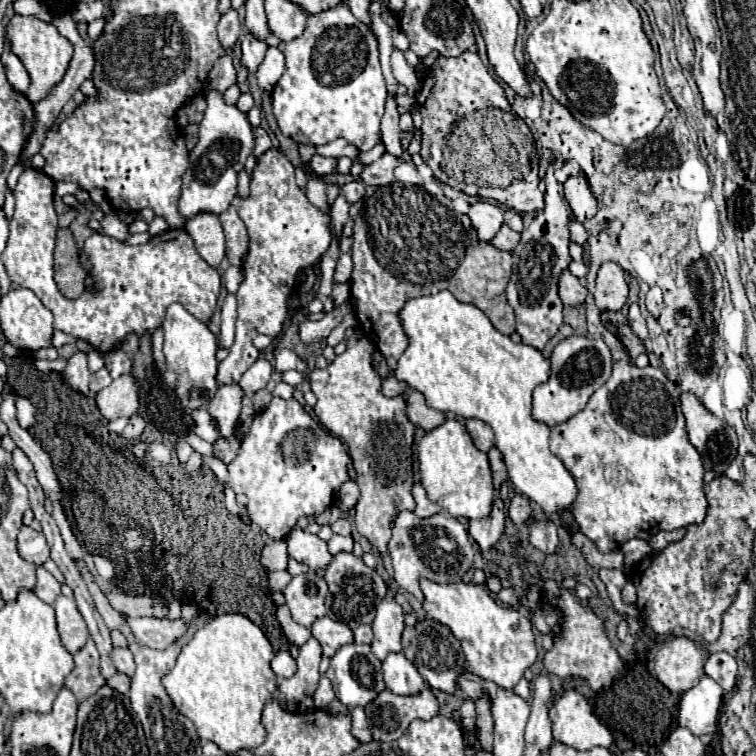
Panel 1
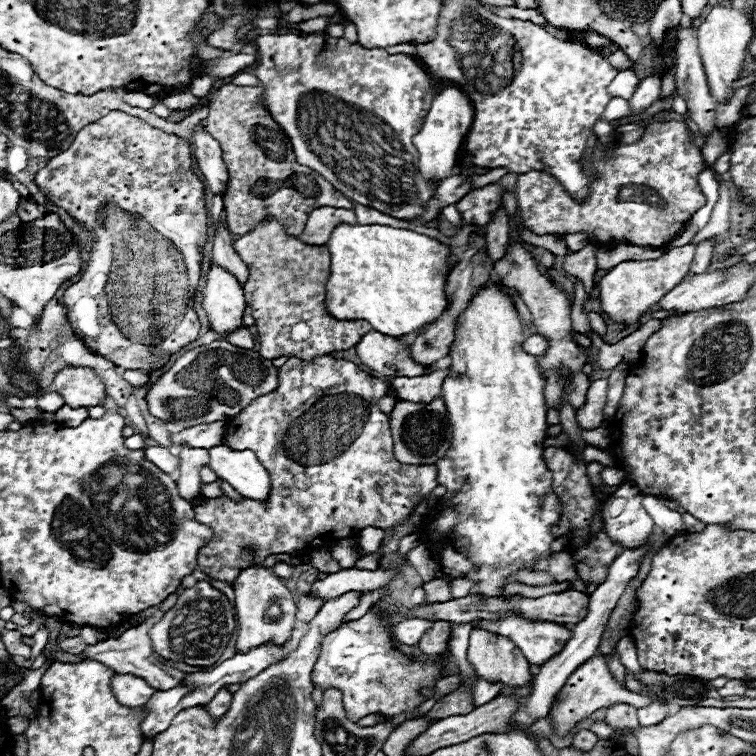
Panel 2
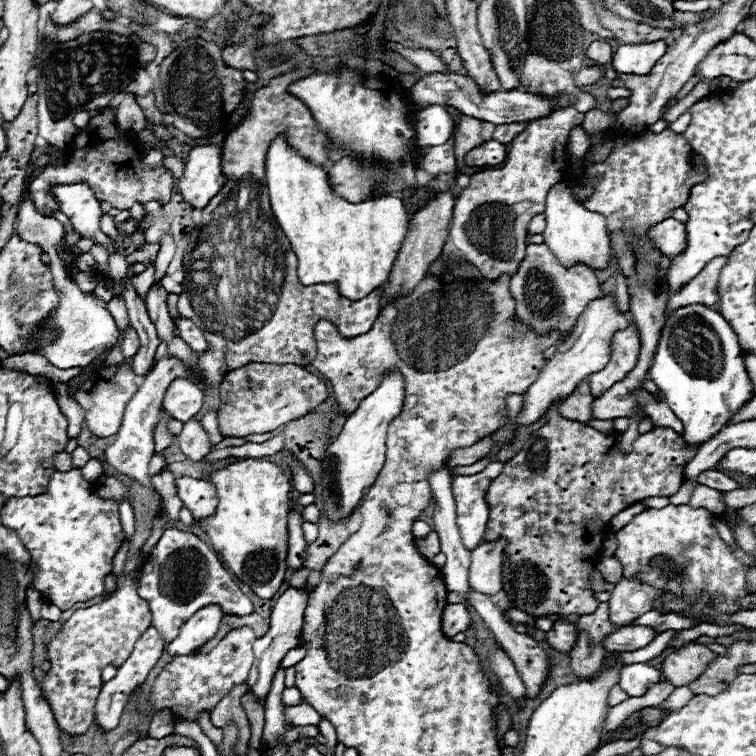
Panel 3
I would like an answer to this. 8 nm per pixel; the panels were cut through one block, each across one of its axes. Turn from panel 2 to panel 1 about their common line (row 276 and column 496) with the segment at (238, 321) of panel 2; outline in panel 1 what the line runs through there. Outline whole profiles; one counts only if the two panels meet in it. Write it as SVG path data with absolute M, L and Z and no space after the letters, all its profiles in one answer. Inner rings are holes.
M476 202L474 206L470 206L468 216L478 232L478 238L484 242L490 242L504 224L504 210L492 206L490 202Z

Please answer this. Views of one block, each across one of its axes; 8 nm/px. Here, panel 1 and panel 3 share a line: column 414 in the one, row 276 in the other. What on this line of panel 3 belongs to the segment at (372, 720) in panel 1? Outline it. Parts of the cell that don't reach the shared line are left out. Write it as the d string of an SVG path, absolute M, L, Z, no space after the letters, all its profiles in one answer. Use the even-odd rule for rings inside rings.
M718 256L710 260L698 276L694 276L676 294L672 294L668 300L668 308L670 308L668 312L674 312L690 304L704 304L704 306L716 304L720 300L718 298L718 278L720 278L720 270L726 264L726 260L728 260L726 256Z

